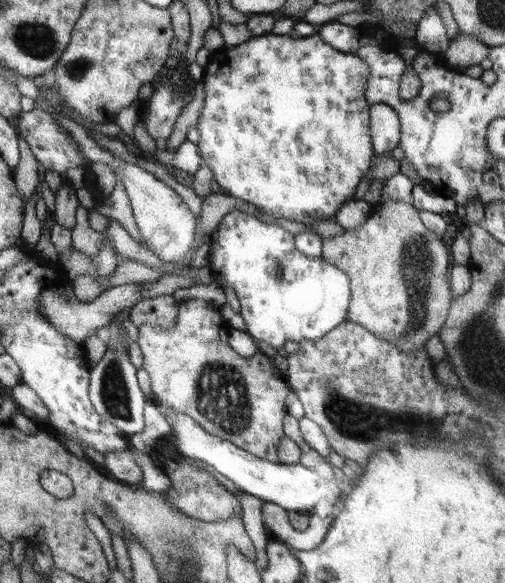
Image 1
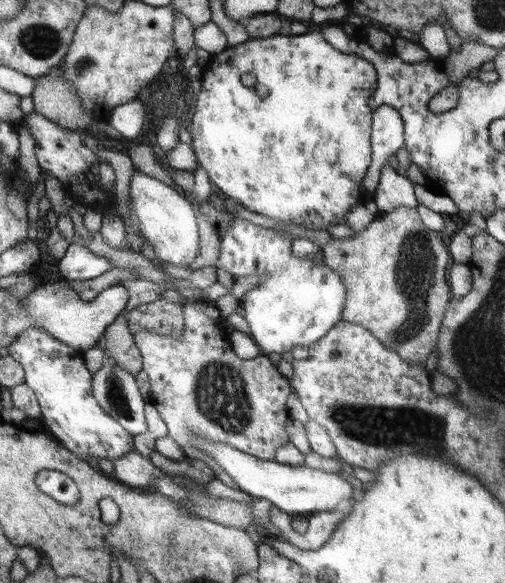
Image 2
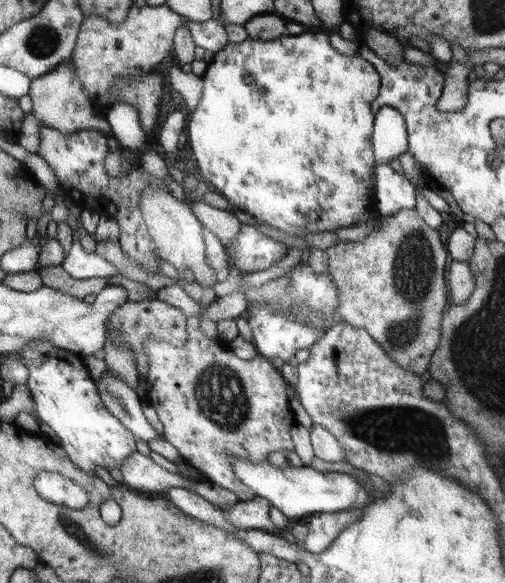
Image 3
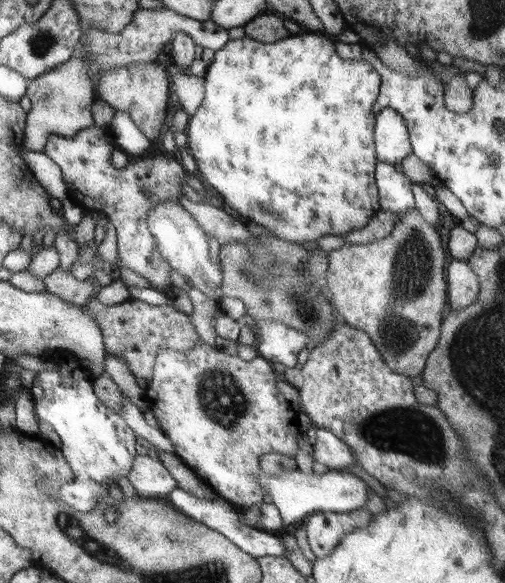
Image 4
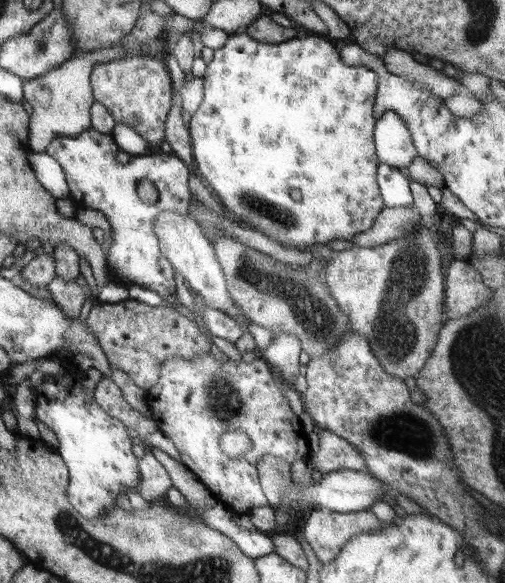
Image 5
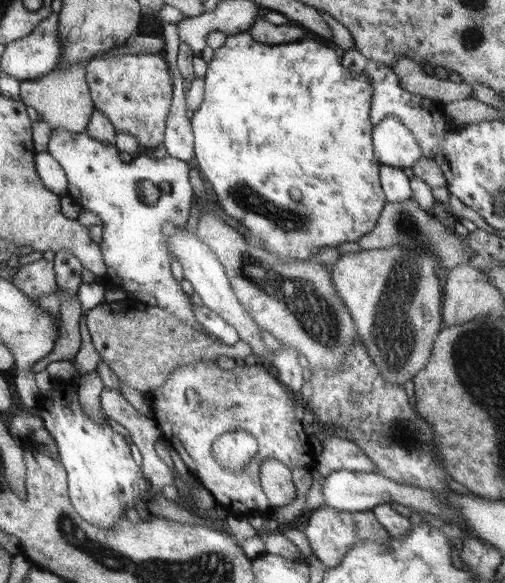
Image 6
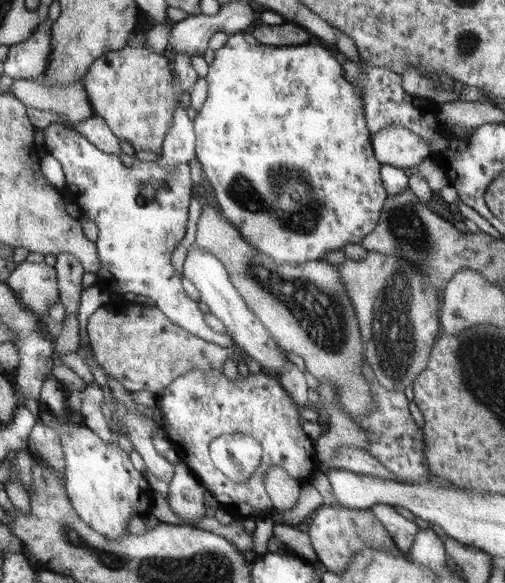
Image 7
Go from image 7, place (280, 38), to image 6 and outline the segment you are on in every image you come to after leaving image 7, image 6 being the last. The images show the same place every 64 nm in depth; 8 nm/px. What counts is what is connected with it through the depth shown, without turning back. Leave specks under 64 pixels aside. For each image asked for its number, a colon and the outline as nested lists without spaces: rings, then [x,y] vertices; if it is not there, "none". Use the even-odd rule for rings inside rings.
6: [[[257,20],[247,34],[251,34],[253,40],[259,40],[261,44],[269,44],[269,46],[279,46],[279,44],[289,44],[289,42],[299,42],[303,40],[303,30],[299,30],[299,26],[295,24],[285,24],[285,26],[275,26],[271,22]]]

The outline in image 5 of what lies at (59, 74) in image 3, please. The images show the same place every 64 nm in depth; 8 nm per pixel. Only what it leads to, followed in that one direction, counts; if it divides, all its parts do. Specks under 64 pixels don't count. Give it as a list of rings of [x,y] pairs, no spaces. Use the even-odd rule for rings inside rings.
[[[77,48],[73,56],[57,66],[55,70],[49,70],[47,74],[25,80],[23,84],[23,98],[33,108],[31,110],[31,126],[29,126],[29,148],[31,152],[45,152],[49,142],[55,136],[77,136],[83,130],[91,126],[89,122],[89,106],[93,104],[93,92],[91,92],[91,68],[95,64],[105,64],[111,58],[119,56],[119,48],[99,48],[99,50],[81,50]]]

